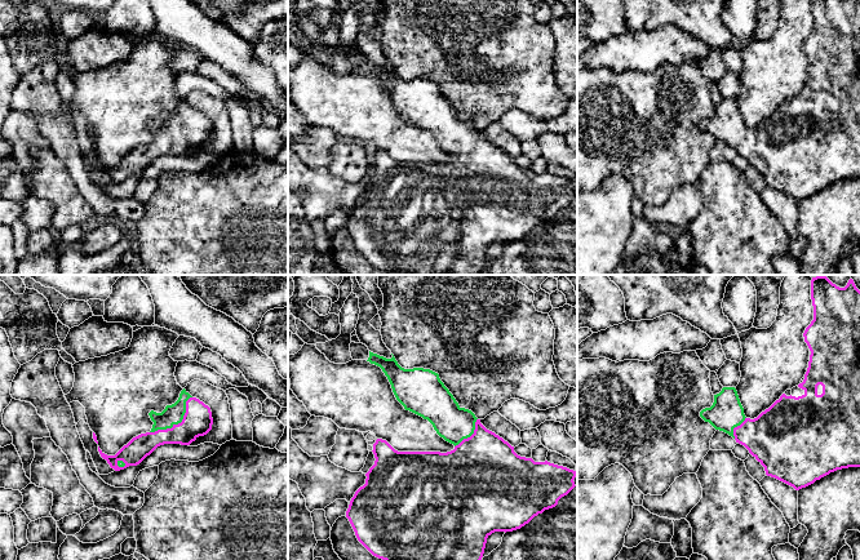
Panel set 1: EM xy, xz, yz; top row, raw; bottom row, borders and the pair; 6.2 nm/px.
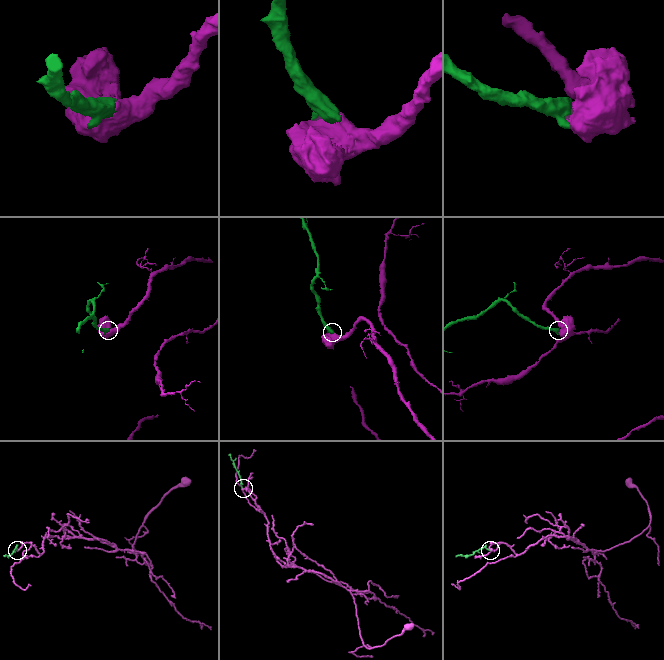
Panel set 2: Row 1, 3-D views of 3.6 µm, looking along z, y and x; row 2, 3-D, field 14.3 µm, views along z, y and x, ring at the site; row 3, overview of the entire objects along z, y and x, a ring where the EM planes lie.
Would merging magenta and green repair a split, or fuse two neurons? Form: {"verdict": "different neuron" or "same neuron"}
{"verdict": "same neuron"}

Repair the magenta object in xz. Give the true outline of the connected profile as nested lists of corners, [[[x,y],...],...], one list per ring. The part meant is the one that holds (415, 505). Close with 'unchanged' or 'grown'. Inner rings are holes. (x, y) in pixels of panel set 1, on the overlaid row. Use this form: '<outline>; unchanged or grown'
[[[371,351],[367,361],[382,369],[405,410],[427,419],[440,437],[455,445],[447,453],[398,452],[386,440],[376,440],[372,450],[374,465],[346,511],[358,541],[373,556],[382,560],[482,560],[492,533],[520,529],[538,514],[555,507],[576,486],[576,471],[518,455],[514,446],[487,430],[471,410],[458,405],[438,373],[424,368],[404,369],[394,355],[386,359]]]; grown

